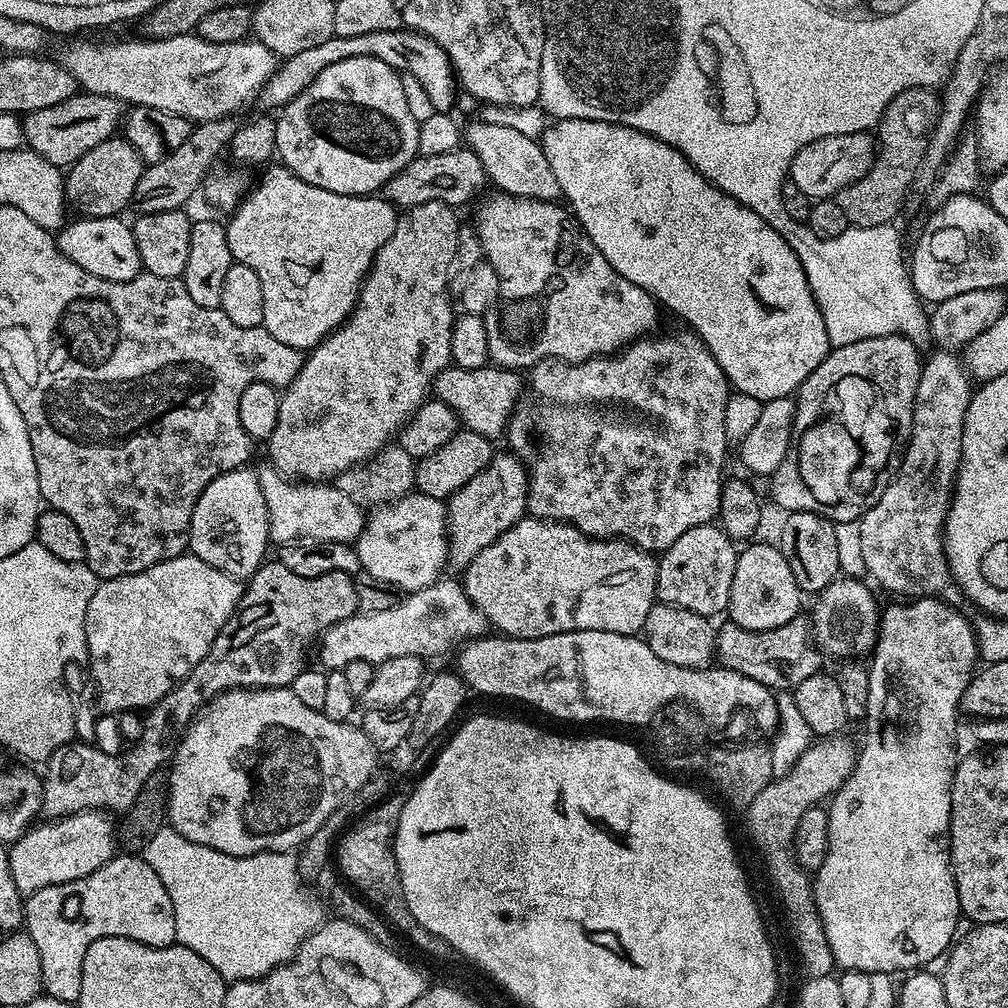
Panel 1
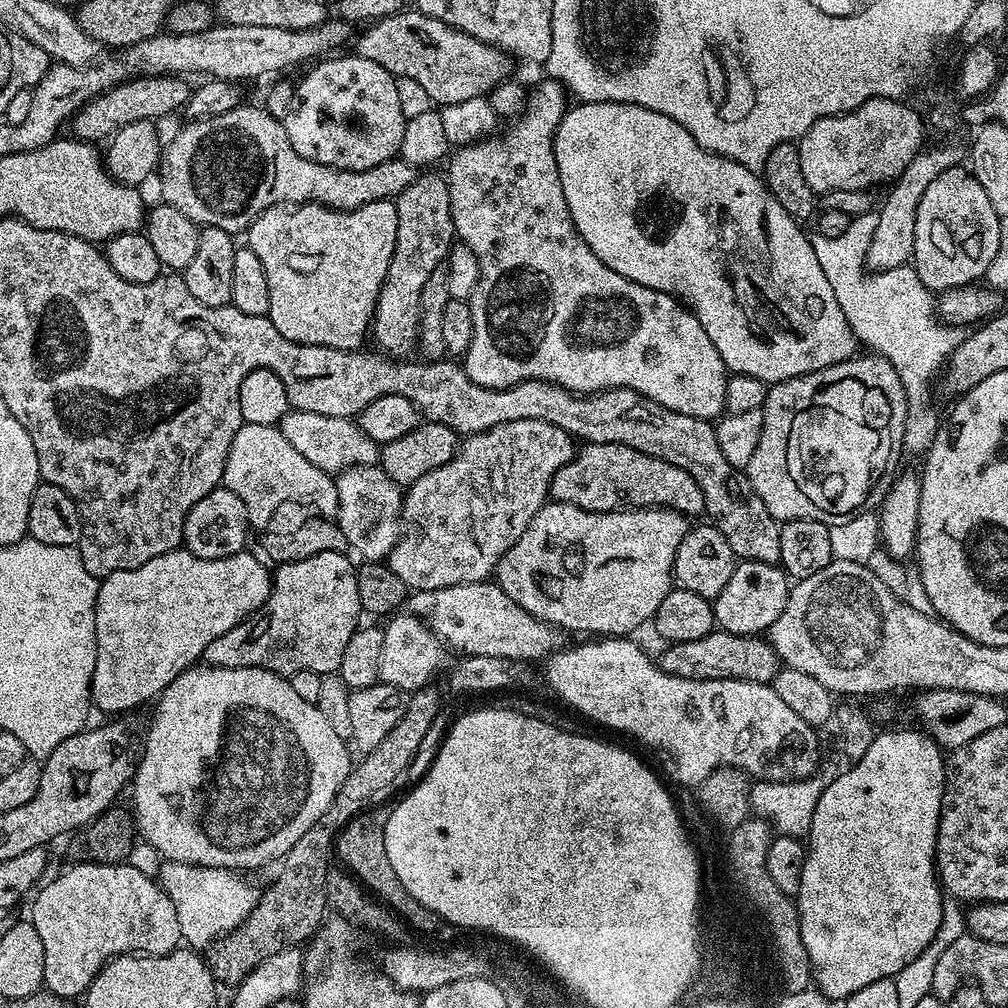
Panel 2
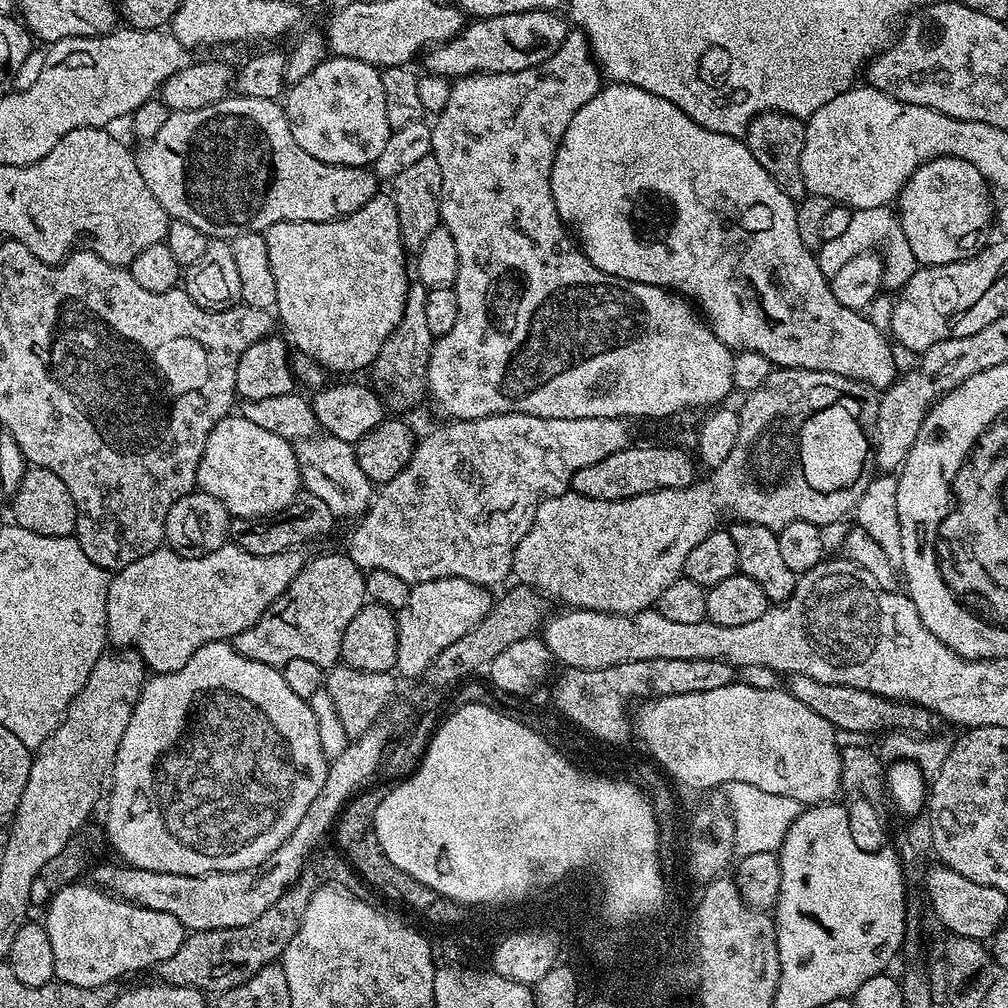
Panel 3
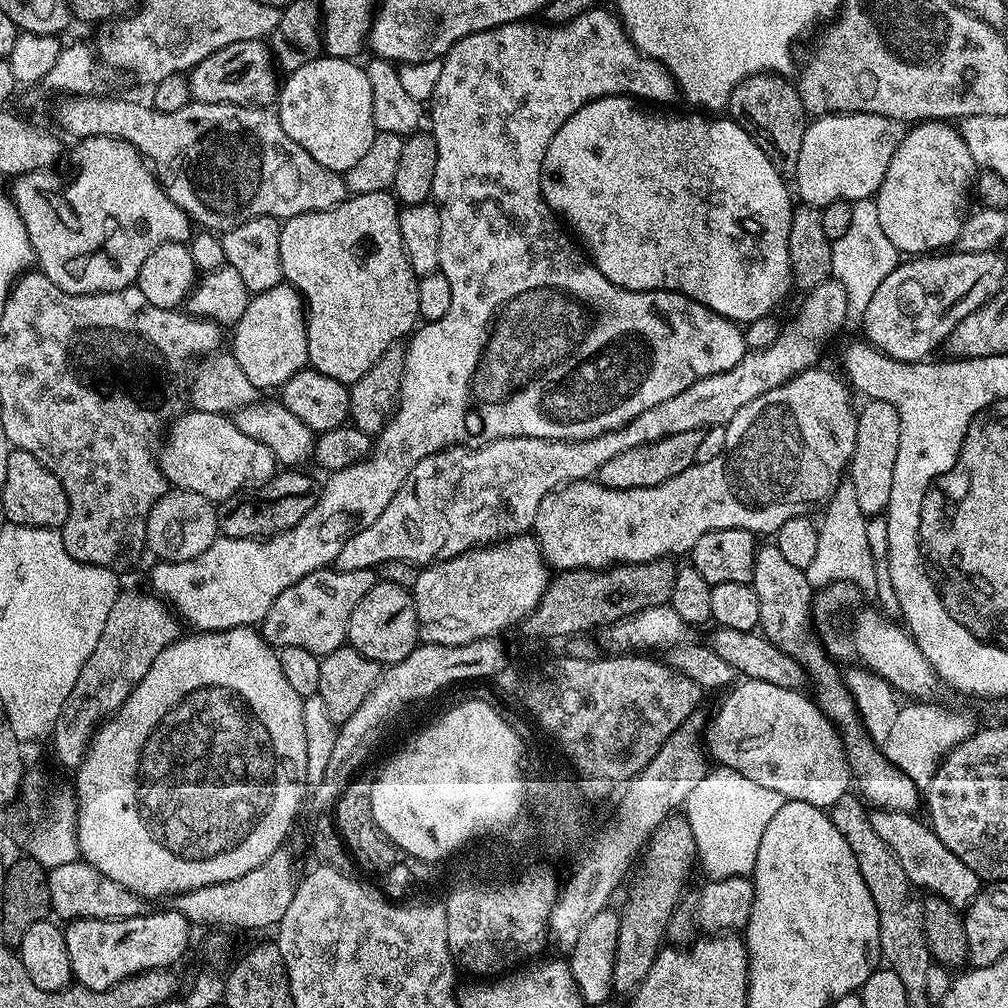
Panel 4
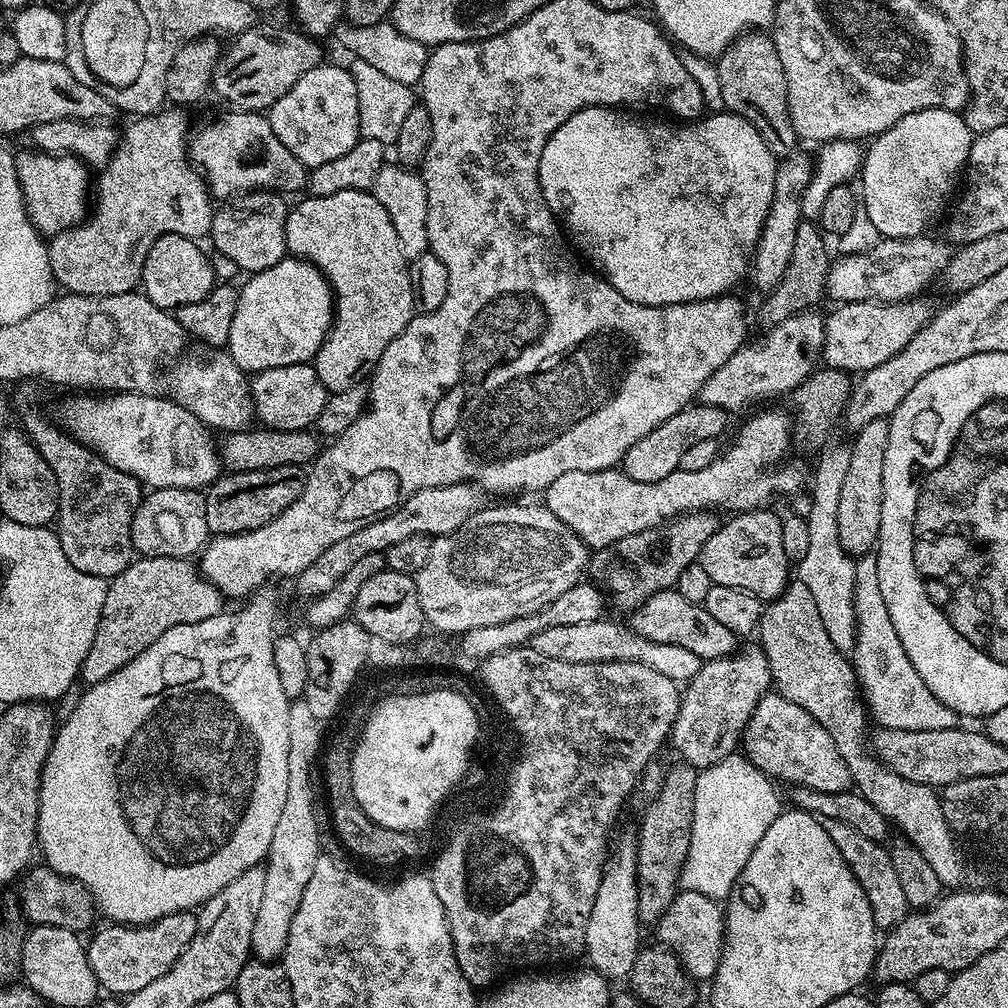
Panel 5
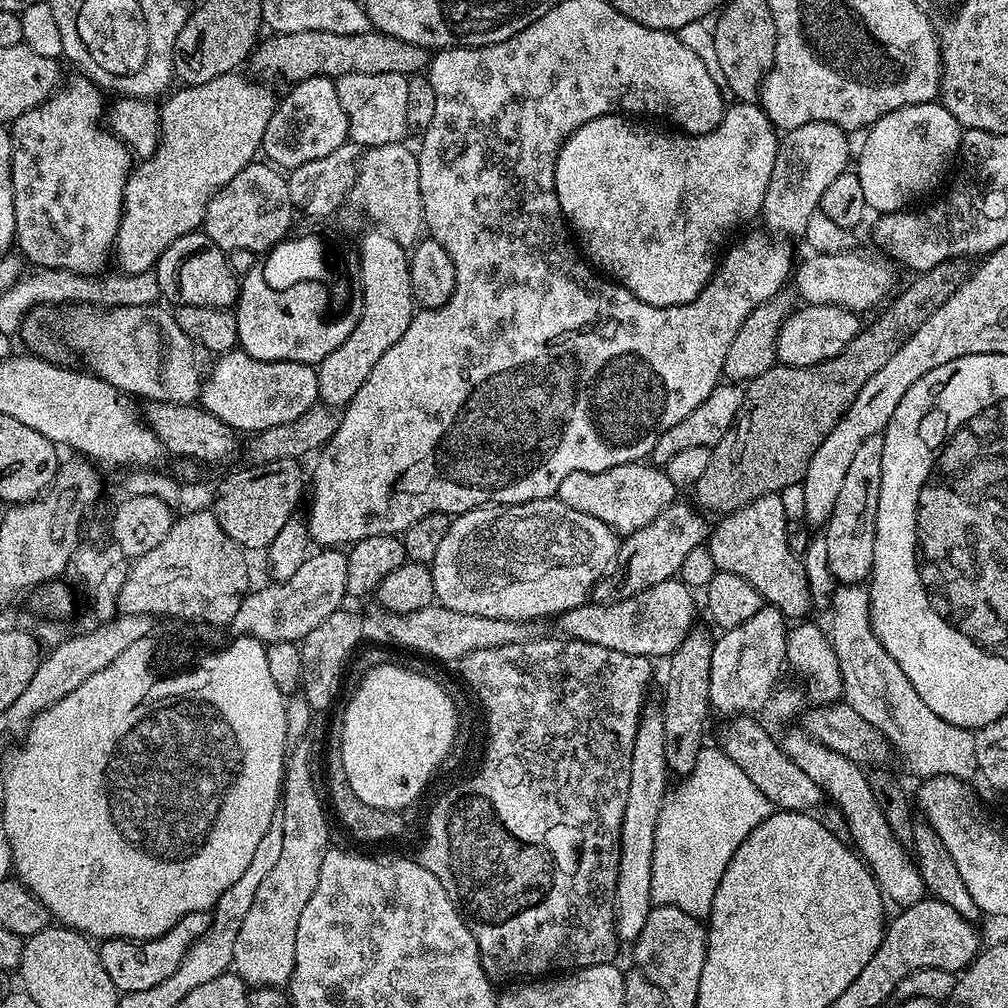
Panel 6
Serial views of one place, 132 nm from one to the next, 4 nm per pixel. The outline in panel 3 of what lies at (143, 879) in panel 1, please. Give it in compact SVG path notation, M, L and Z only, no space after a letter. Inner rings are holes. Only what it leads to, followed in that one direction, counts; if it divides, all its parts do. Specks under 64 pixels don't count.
M75 882L64 887L57 887L52 896L52 901L48 904L48 913L42 917L42 923L46 934L50 938L50 950L54 953L54 977L59 983L70 986L102 986L103 984L115 984L123 981L123 976L128 976L131 972L140 972L143 968L155 969L156 965L166 962L182 946L186 935L186 929L170 914L162 914L158 910L146 910L139 908L137 904L127 904L125 900L118 900L115 897L101 892L98 888L86 882Z

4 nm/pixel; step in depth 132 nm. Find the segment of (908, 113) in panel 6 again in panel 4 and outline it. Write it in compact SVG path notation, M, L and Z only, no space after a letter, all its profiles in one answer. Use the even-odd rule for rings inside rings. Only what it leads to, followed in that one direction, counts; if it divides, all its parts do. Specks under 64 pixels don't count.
M926 120L909 127L894 150L886 178L882 178L882 186L874 197L880 211L882 230L897 253L936 254L951 249L960 236L965 216L969 215L968 191L971 188L973 191L977 176L978 165L974 158L970 158L970 150L966 150L966 142L962 142L957 127L943 120Z

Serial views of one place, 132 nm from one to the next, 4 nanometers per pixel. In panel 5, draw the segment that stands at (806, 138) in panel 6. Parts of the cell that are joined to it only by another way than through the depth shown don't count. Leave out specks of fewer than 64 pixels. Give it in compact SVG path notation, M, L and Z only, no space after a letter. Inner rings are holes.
M797 150L790 156L783 157L777 163L776 177L774 178L774 198L766 216L766 222L762 226L760 240L756 243L756 253L752 256L750 265L750 280L756 283L756 288L761 294L769 294L778 282L785 277L786 266L789 265L790 256L793 253L794 236L802 217L800 215L800 203L802 194L812 177L813 161L808 160Z

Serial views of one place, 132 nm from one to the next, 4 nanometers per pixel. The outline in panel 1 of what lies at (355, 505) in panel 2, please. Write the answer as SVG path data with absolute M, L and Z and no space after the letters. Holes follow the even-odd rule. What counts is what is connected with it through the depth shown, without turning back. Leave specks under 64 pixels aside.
M409 494L377 507L367 517L364 533L354 541L360 567L401 593L417 592L441 579L448 560L446 506L432 496Z

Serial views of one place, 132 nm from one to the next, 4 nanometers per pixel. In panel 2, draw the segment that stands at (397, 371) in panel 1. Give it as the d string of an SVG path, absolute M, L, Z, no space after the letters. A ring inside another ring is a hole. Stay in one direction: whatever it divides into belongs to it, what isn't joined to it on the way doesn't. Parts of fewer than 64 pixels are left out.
M428 174L417 175L416 180L410 182L410 186L406 186L406 190L402 190L402 194L398 194L394 201L398 210L398 238L394 242L390 270L386 270L384 285L376 303L376 315L372 317L371 339L373 341L376 339L375 347L381 353L392 358L407 357L404 355L414 348L414 337L417 335L420 322L422 286L426 286L426 282L430 282L430 274L434 274L434 270L447 261L456 236L456 227L450 214L450 190L447 179L443 175L424 175Z

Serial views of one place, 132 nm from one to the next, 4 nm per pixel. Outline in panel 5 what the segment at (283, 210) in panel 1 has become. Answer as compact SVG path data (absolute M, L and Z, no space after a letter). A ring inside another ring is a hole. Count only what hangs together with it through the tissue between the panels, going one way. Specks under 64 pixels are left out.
M355 188L338 190L338 194L308 194L305 197L305 200L291 205L286 218L286 246L291 255L323 272L332 288L332 328L316 351L314 361L318 378L322 378L322 386L326 386L331 394L365 383L376 368L378 358L382 358L382 350L386 350L386 346L390 346L390 342L394 342L394 338L398 338L398 334L402 334L402 330L406 330L406 326L412 321L414 309L408 273L410 264L404 259L398 246L398 234L394 230L394 222L390 222L390 214L386 214L382 202L378 202L378 198L371 191Z

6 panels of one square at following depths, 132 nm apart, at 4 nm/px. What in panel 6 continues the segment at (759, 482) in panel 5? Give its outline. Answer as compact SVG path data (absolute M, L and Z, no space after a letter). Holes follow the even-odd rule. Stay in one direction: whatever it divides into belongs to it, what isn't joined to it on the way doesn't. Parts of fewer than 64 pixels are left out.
M648 462L623 464L601 472L566 474L558 493L558 498L566 507L590 514L590 518L598 518L598 522L606 522L606 526L613 528L617 534L642 530L642 526L654 522L654 518L658 518L658 514L662 514L662 510L677 496L678 490L663 467Z

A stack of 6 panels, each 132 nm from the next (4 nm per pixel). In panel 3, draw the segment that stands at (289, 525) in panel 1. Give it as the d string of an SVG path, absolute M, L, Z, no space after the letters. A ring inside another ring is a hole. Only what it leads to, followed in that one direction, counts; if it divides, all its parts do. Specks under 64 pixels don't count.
M239 414L223 416L206 438L196 488L218 498L229 517L275 516L293 504L302 491L295 447L286 438L250 422L250 418Z

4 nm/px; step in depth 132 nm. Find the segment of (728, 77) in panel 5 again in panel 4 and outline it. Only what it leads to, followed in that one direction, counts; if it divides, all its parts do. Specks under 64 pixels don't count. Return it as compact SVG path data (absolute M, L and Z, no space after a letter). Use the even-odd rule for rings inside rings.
M759 72L734 86L734 94L728 99L727 115L742 126L762 146L766 158L774 162L774 166L785 178L795 177L798 166L798 154L802 151L802 138L810 123L809 113L804 111L804 103L800 97L800 89L787 76L777 76L775 72Z

